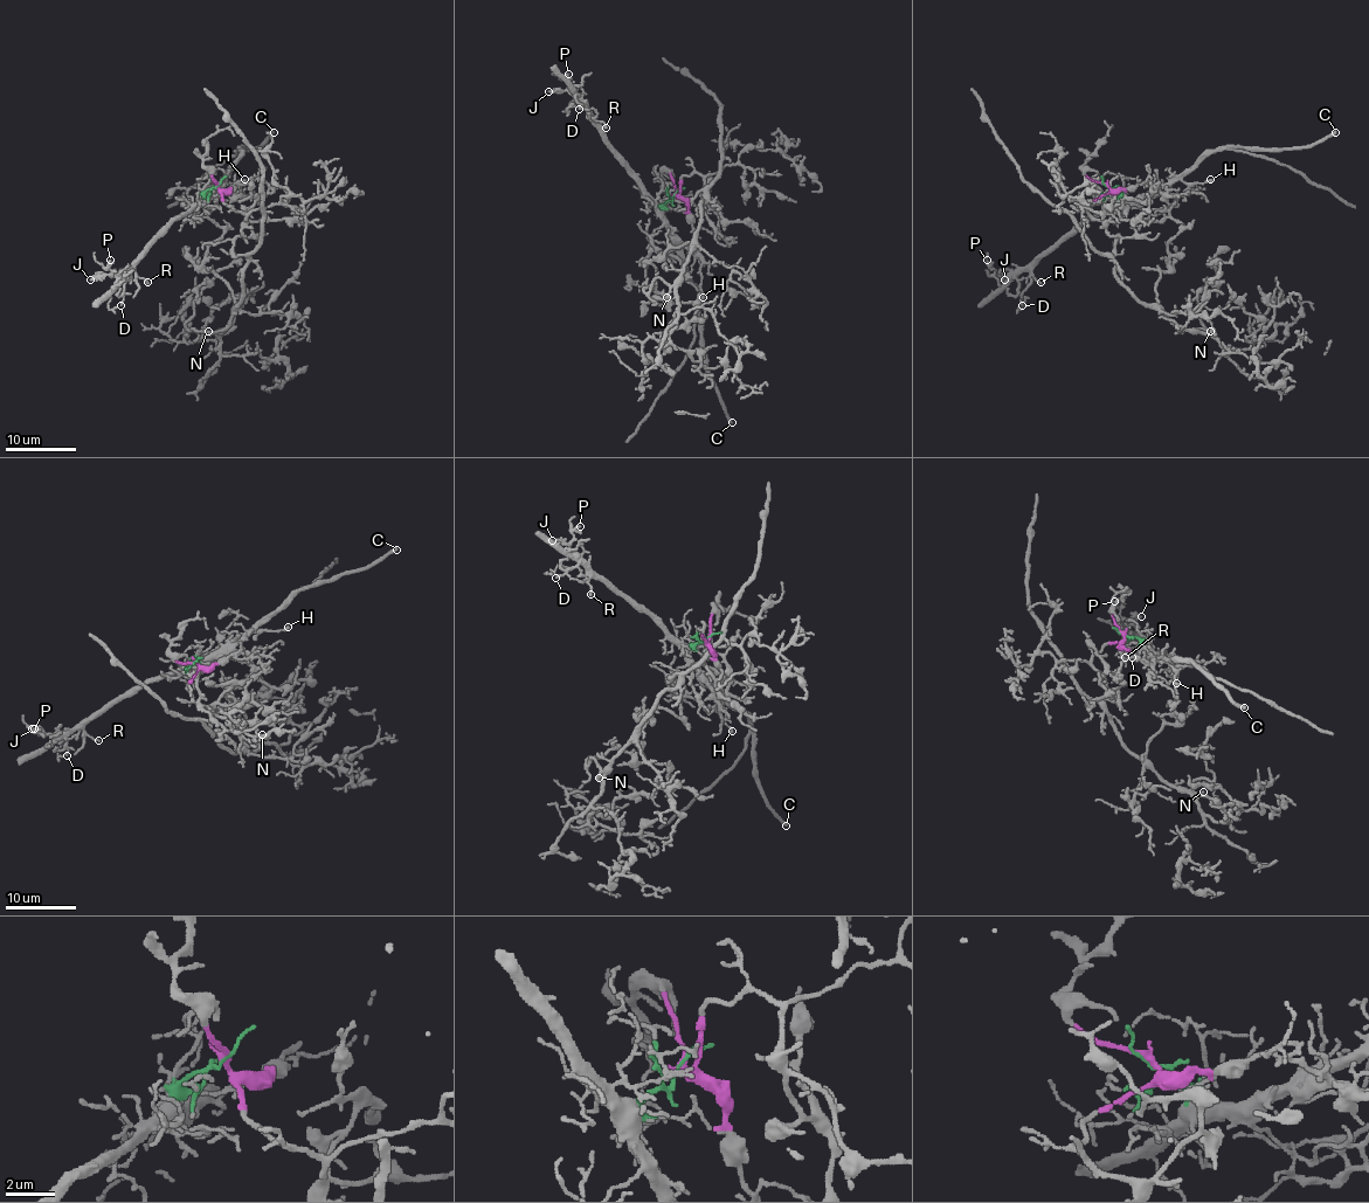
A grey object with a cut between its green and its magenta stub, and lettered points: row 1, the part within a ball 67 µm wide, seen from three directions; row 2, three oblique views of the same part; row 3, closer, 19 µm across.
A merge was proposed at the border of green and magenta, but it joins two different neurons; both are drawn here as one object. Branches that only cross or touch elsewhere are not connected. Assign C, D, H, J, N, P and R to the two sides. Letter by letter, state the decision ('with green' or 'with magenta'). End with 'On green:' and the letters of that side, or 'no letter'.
C: with green
D: with green
H: with green
J: with green
N: with magenta
P: with green
R: with green
On green: C, D, H, J, P, R

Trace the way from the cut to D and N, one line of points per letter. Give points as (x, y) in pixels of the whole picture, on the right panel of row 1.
D: (1106, 186), (1118, 195), (1118, 200), (1103, 213), (1089, 216), (1037, 262), (1031, 272), (1017, 281), (1021, 305)
N: (1106, 186), (1086, 211), (1118, 235), (1113, 255), (1104, 255), (1113, 260), (1114, 276), (1181, 329), (1211, 330)

